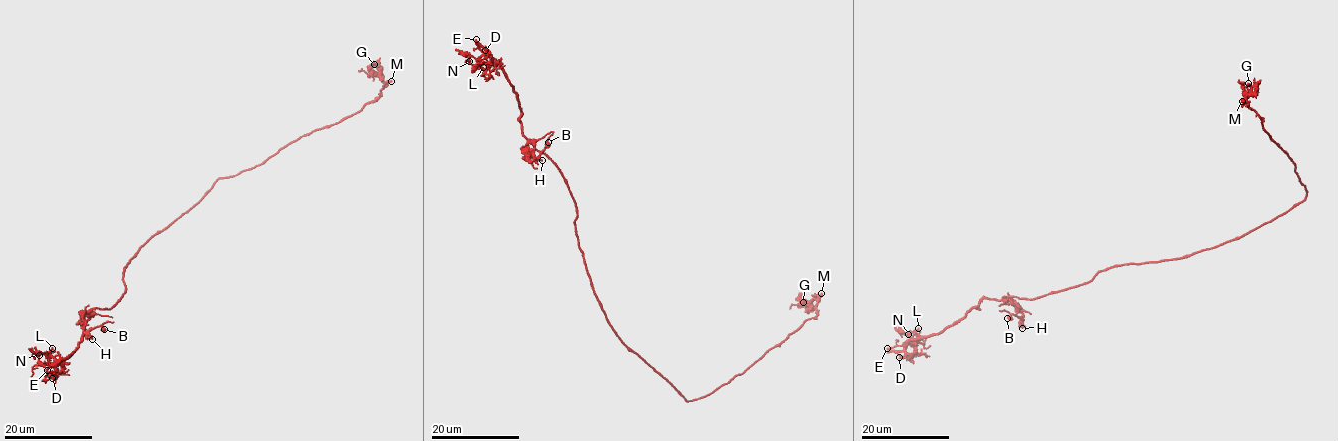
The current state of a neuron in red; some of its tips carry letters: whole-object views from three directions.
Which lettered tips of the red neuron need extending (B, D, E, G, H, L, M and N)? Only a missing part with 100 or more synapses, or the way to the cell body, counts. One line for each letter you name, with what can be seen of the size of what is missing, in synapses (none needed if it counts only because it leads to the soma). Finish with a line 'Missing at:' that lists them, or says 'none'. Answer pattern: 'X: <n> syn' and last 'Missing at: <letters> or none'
Missing at: E

